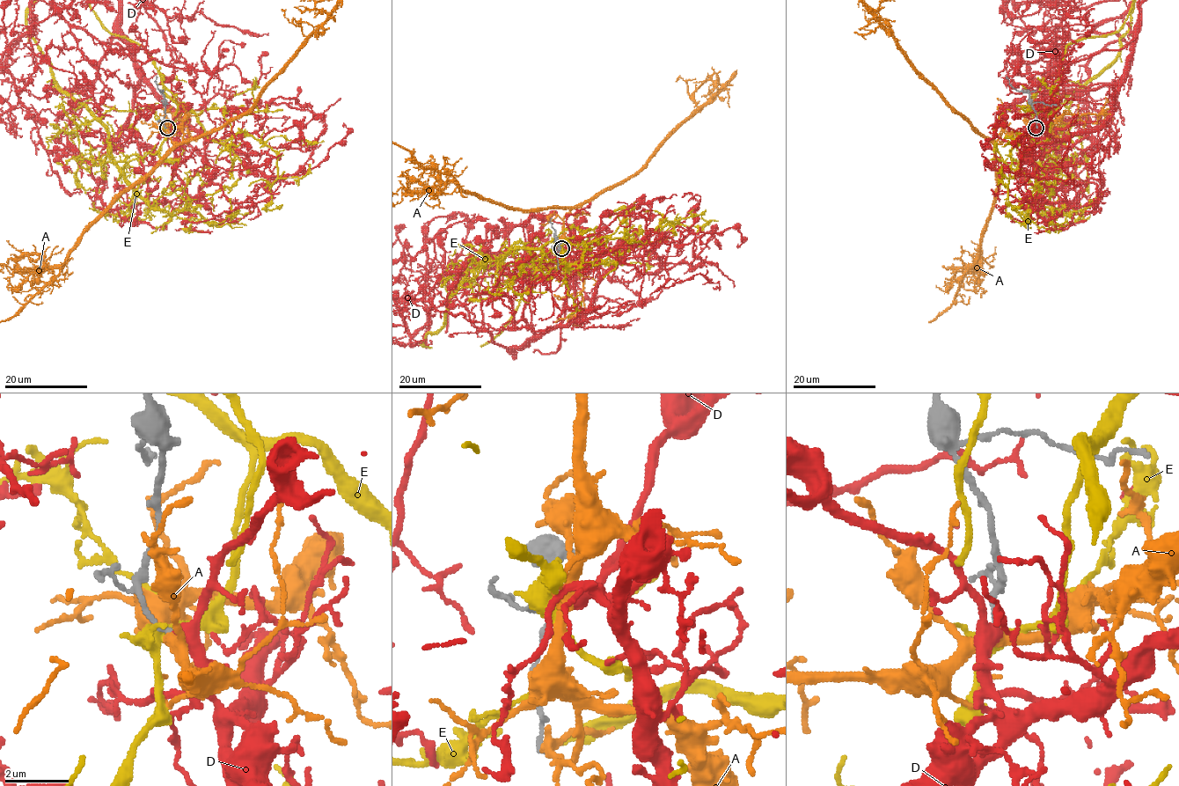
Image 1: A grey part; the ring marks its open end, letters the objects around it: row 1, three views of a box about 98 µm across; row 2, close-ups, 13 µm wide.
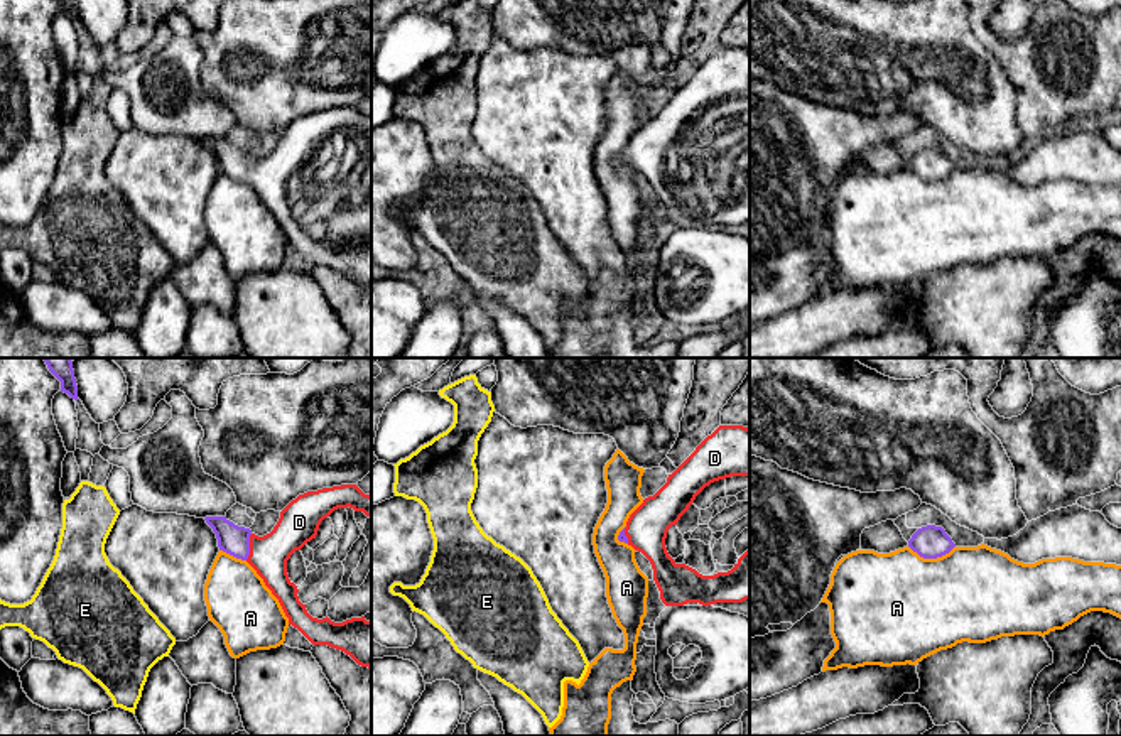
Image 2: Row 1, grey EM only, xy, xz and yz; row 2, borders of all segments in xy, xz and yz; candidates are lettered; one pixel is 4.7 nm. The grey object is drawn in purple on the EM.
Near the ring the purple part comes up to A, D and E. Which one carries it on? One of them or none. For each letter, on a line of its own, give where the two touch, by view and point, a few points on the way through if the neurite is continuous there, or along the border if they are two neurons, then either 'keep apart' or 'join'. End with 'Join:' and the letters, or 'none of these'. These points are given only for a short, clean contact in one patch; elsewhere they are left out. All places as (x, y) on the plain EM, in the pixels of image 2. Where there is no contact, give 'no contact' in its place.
A: meets purple in yz at (932, 179); border along yz (909, 167), (924, 179), (941, 179), (954, 169); keep apart
D: meets purple in xy at (249, 169); runs through xy (232, 161), (249, 169), (269, 176); join
E: no contact; keep apart
Join: D

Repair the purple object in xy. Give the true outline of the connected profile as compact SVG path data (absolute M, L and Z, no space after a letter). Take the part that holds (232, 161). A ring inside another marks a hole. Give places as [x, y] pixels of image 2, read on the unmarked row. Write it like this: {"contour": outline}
{"contour": "M356 106L307 113L292 122L273 152L263 159L238 149L226 138L206 138L219 172L246 182L279 221L289 246L312 267L328 267L349 277L358 287L371 290L371 243L365 238L334 245L328 238L312 240L299 223L299 211L289 201L287 182L295 172L316 160L319 147L338 130L353 130L371 140L371 118Z"}

